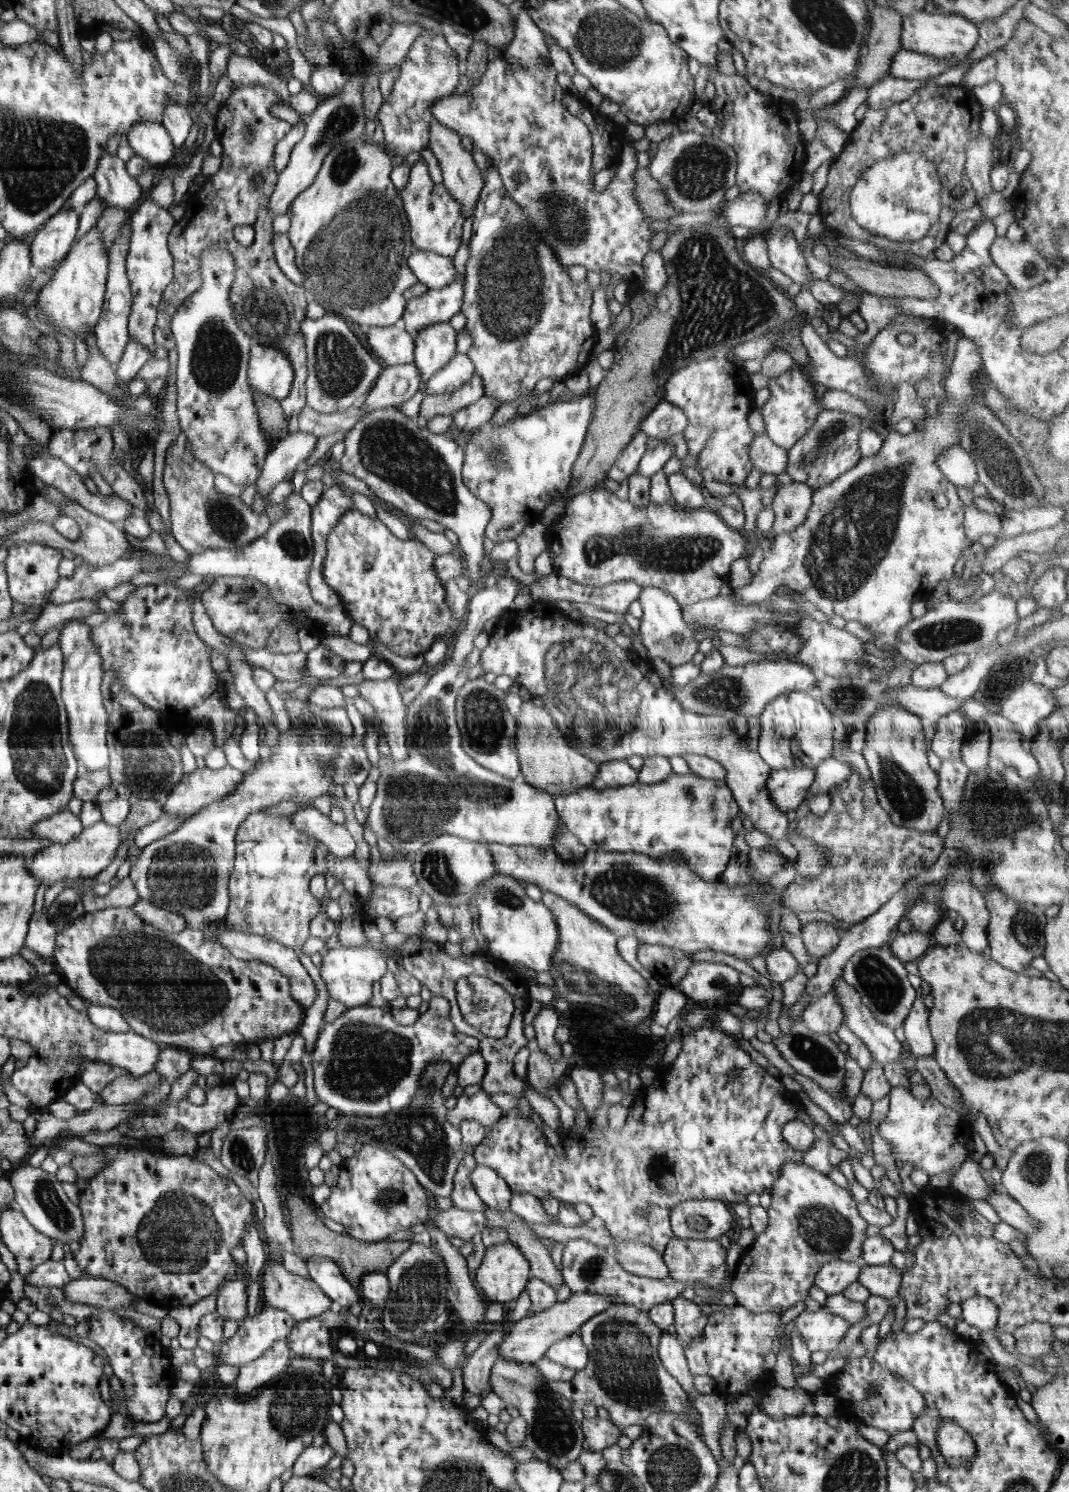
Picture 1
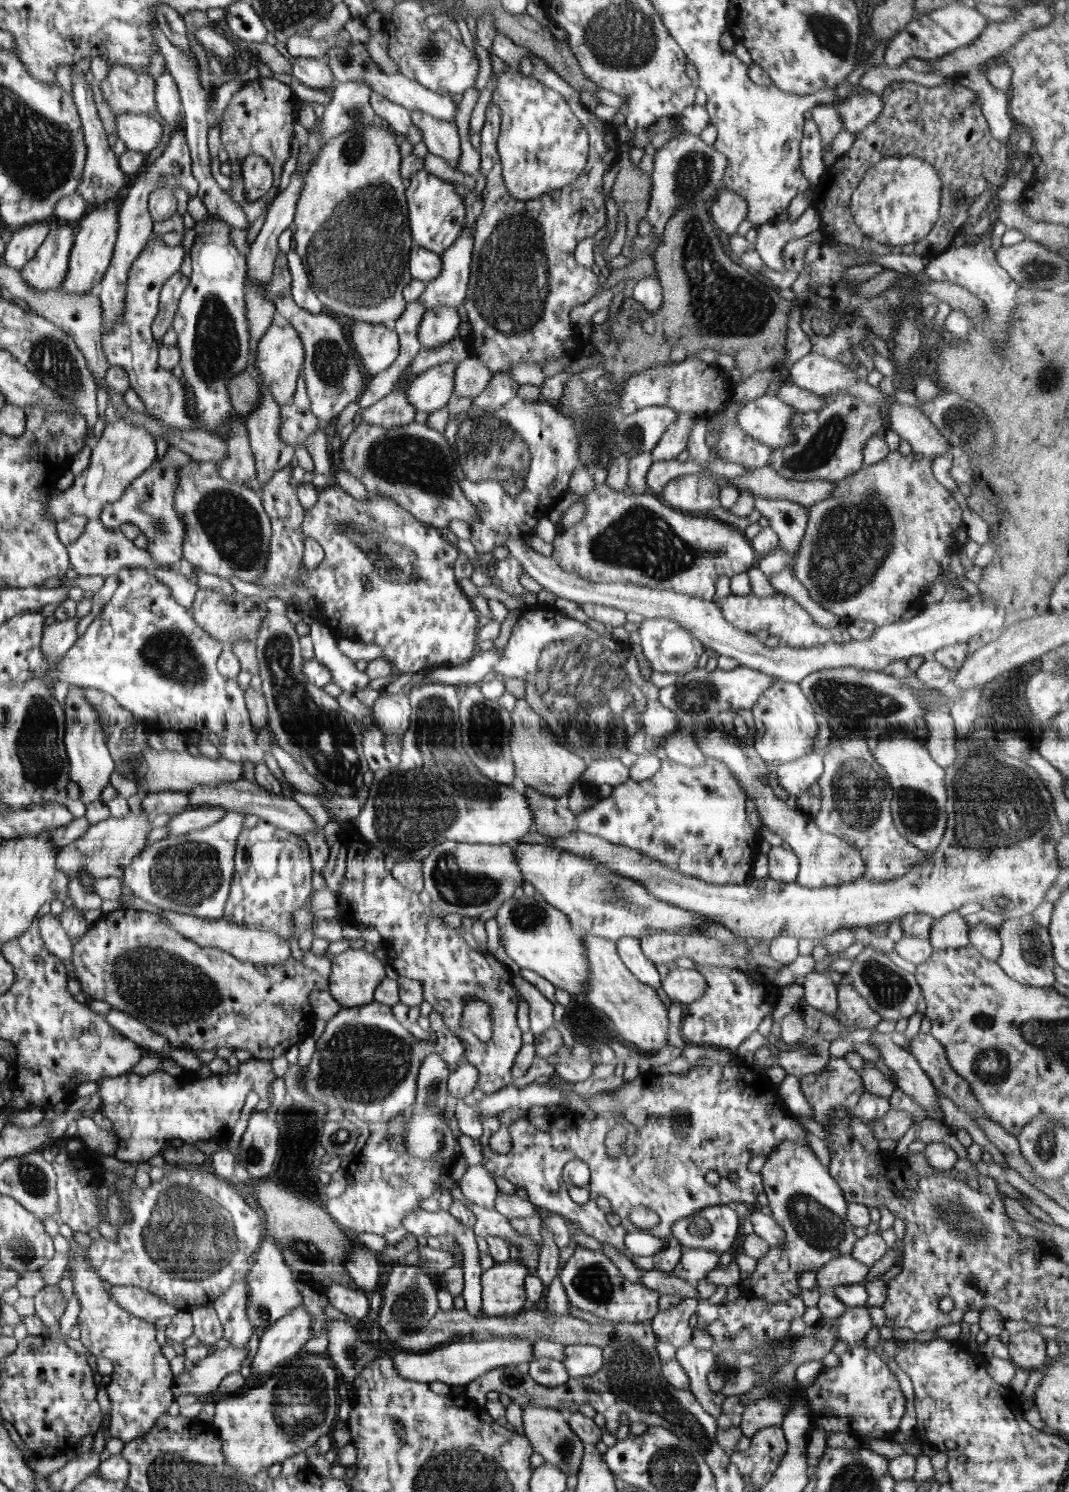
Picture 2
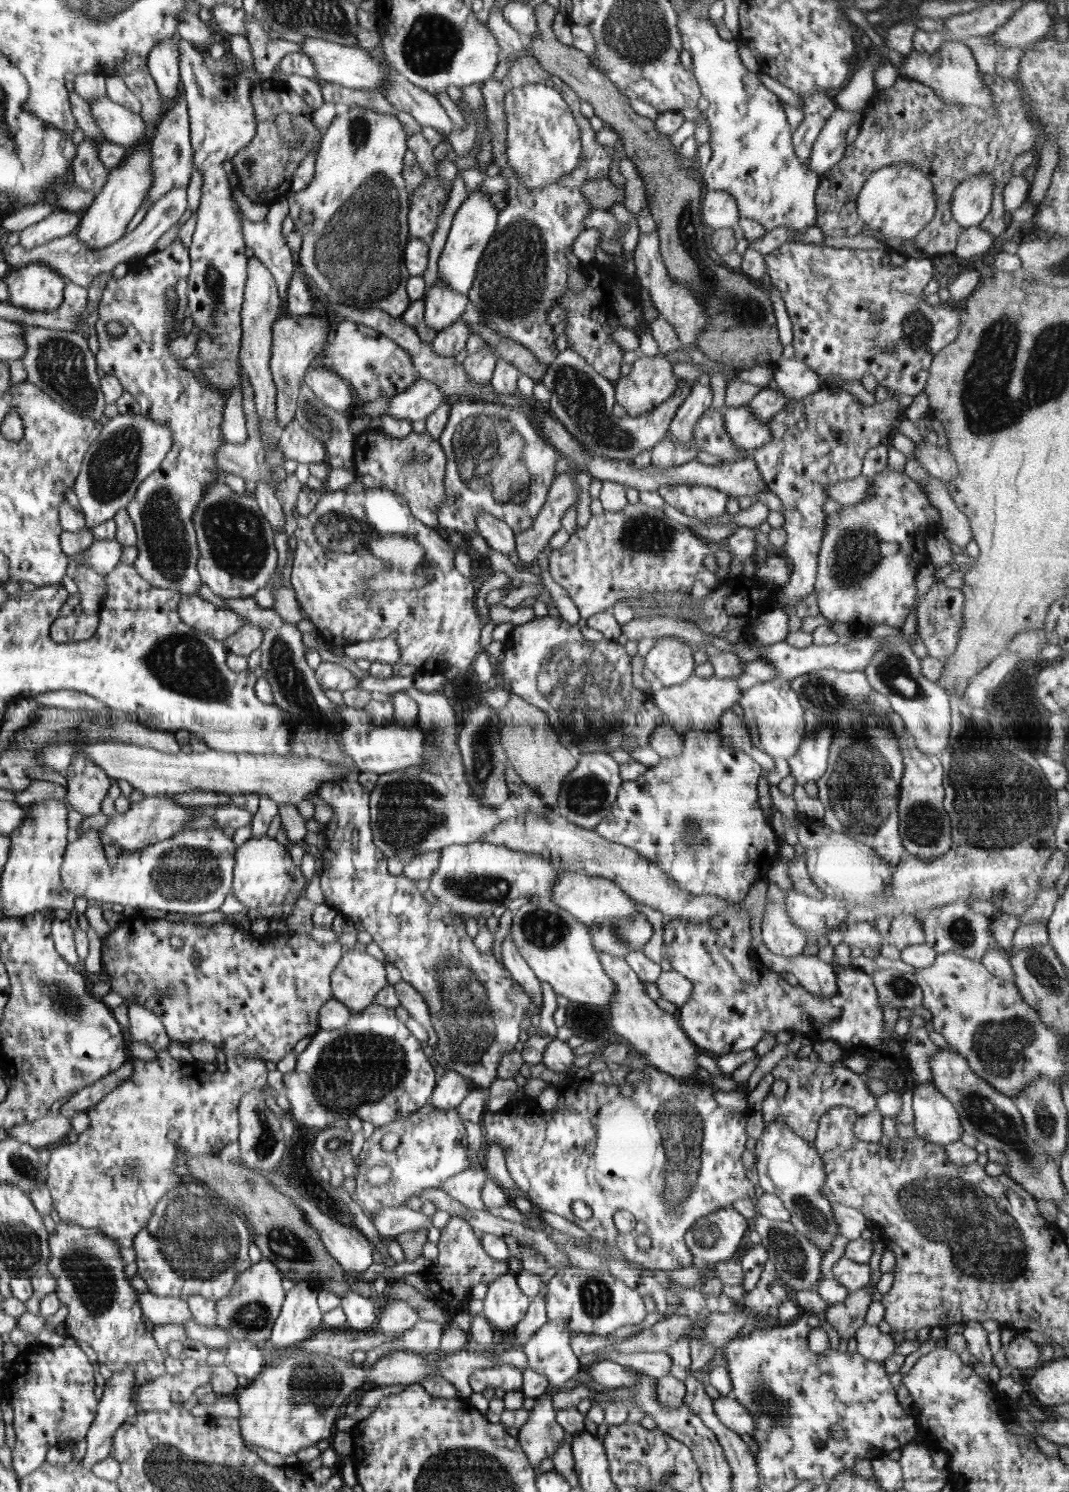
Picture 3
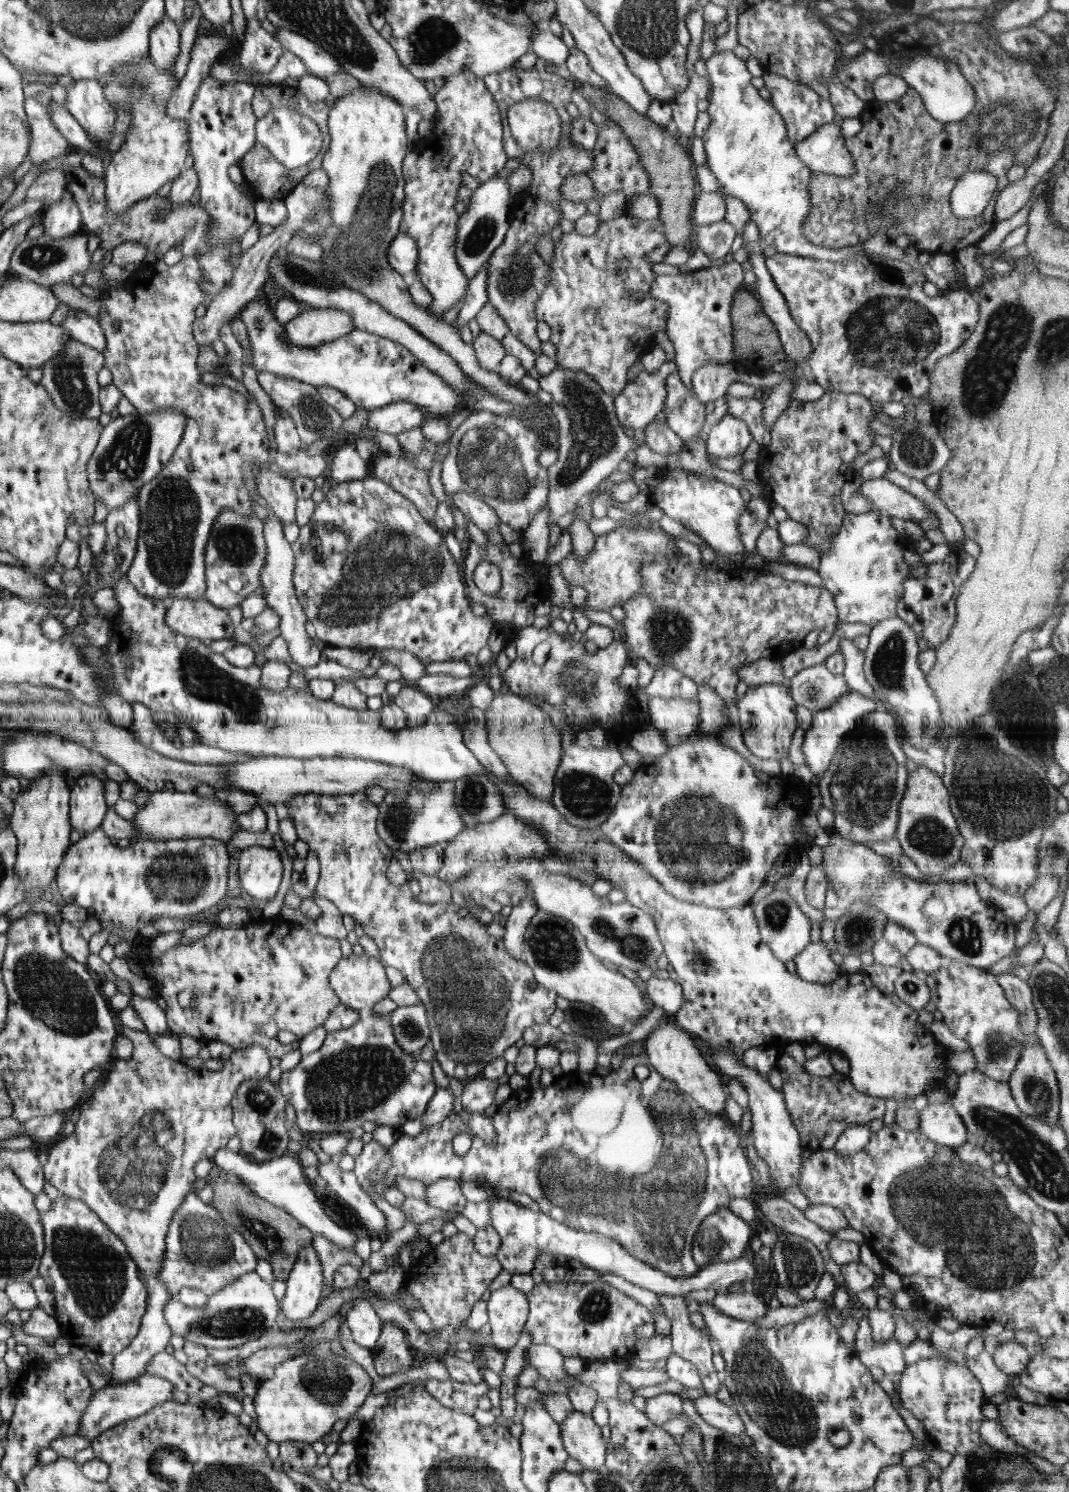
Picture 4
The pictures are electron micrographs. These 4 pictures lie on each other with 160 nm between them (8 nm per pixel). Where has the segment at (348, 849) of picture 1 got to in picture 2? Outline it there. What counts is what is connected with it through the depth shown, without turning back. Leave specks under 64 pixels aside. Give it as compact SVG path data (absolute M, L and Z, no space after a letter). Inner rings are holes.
M238 779L237 782L223 785L194 785L189 790L189 807L198 806L222 807L228 811L256 814L260 820L269 822L278 828L287 830L292 834L304 836L306 832L317 830L316 822L295 799L276 795L264 789L261 785L254 784L247 779Z

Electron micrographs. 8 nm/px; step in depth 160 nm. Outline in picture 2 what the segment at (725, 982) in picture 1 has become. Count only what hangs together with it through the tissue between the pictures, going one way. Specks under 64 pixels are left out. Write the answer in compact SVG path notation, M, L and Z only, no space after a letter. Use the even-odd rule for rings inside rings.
M671 966L671 970L661 981L661 987L674 1003L690 1005L706 992L707 982L696 969Z

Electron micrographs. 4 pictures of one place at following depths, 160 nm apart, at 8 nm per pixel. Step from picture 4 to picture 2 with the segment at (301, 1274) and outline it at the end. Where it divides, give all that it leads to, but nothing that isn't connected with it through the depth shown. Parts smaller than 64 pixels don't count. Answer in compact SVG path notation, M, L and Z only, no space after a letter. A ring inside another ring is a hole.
M299 1304L294 1310L291 1310L286 1316L279 1318L270 1328L263 1329L260 1332L260 1346L258 1346L258 1352L254 1356L252 1362L252 1374L254 1379L256 1373L260 1376L268 1374L268 1372L274 1370L278 1364L284 1361L290 1361L296 1354L302 1350L304 1345L312 1336L313 1318L311 1314L307 1312L303 1304Z

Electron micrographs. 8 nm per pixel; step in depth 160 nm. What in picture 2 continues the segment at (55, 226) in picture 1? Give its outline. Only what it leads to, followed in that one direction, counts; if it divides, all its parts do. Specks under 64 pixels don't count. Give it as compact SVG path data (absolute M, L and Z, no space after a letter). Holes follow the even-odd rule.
M59 221L48 234L36 256L24 265L22 278L36 290L61 289L62 281L69 269L69 256L73 247L71 223Z

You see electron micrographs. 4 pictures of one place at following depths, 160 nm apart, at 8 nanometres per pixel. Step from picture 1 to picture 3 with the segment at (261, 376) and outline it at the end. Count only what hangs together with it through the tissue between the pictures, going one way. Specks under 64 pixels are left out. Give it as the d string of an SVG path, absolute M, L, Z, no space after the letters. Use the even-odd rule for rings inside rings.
M314 315L286 316L274 322L270 362L274 385L277 389L276 420L280 430L286 428L300 412L298 405L300 386L304 384L303 378L311 360L319 350L322 351L324 348L323 344L327 342L328 334L330 334L328 323Z

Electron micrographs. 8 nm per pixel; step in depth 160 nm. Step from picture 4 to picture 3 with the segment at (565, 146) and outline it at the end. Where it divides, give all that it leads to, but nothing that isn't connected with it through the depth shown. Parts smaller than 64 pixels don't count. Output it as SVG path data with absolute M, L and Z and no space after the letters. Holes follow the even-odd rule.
M554 75L554 88L562 95L562 98L571 108L576 124L579 126L582 143L582 154L575 170L564 175L556 183L536 189L526 189L518 182L514 169L509 165L506 156L506 141L509 139L509 129L504 110L505 94L512 88L510 80L504 77L502 81L496 81L493 77L484 82L481 89L485 101L485 114L487 124L491 132L492 160L491 164L498 166L500 176L506 178L508 190L506 190L506 206L498 211L497 223L488 244L478 261L476 276L472 288L466 293L471 303L478 307L483 324L490 330L496 330L500 336L512 338L514 342L531 350L531 352L544 364L552 364L559 354L556 349L554 326L548 323L548 313L557 305L557 300L567 292L568 288L568 265L567 252L572 251L574 238L587 228L586 218L594 209L582 195L577 184L583 181L602 179L608 177L611 169L611 159L608 157L607 146L596 141L596 131L590 127L590 121L580 113L581 98L560 78Z

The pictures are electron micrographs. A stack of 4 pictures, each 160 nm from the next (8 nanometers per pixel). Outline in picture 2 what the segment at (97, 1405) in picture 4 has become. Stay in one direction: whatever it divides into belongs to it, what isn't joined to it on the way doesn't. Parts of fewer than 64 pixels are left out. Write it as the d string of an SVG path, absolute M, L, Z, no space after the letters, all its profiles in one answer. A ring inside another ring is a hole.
M248 1345L244 1348L228 1346L224 1350L211 1348L207 1358L200 1360L192 1370L174 1378L174 1400L180 1395L206 1395L216 1392L220 1382L232 1372L240 1371L248 1358Z

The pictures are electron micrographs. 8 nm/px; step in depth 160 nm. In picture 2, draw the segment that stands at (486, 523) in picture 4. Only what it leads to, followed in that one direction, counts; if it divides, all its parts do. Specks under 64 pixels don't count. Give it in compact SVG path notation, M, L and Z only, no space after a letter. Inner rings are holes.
M504 537L504 547L510 550L510 557L524 565L525 572L532 575L538 584L558 598L573 600L578 604L596 603L612 605L626 614L637 612L645 619L668 619L690 631L705 646L719 656L735 658L741 667L758 670L768 674L777 681L799 683L808 674L832 668L852 667L868 671L882 671L895 660L908 660L913 656L932 657L934 653L946 646L960 642L968 642L974 634L980 634L988 624L996 618L996 609L990 606L990 601L976 598L975 601L958 601L944 599L926 604L919 612L908 620L898 619L896 622L876 627L874 634L868 639L811 646L810 648L792 648L780 642L777 647L766 647L763 640L744 630L738 630L721 615L714 601L705 601L690 595L674 591L662 591L657 588L636 586L628 583L597 583L587 581L579 574L564 570L552 556L532 550L526 545L523 537Z

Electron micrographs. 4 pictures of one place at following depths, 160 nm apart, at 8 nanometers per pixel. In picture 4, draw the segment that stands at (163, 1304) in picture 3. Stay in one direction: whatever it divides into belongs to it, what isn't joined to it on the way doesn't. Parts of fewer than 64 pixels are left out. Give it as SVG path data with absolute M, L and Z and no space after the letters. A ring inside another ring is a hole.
M256 1271L238 1277L232 1285L219 1290L201 1308L191 1308L175 1298L165 1306L166 1322L172 1327L174 1335L182 1336L186 1342L193 1342L211 1350L240 1348L266 1332L277 1330L277 1318L281 1311L278 1300L272 1291L272 1284L264 1281Z

